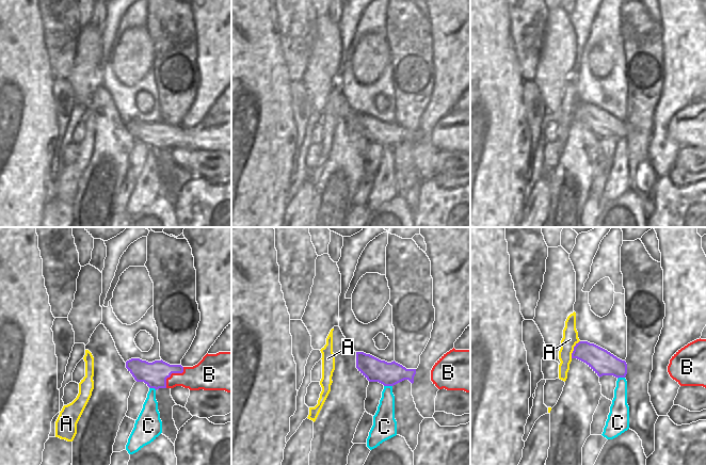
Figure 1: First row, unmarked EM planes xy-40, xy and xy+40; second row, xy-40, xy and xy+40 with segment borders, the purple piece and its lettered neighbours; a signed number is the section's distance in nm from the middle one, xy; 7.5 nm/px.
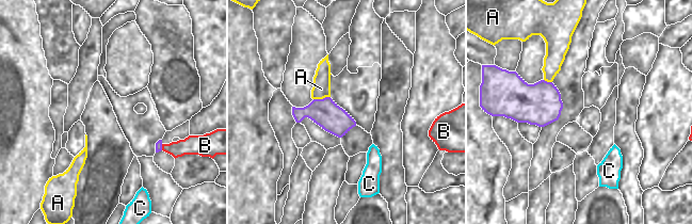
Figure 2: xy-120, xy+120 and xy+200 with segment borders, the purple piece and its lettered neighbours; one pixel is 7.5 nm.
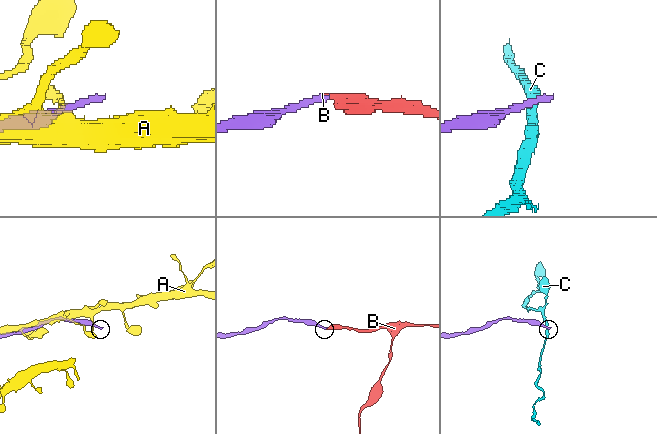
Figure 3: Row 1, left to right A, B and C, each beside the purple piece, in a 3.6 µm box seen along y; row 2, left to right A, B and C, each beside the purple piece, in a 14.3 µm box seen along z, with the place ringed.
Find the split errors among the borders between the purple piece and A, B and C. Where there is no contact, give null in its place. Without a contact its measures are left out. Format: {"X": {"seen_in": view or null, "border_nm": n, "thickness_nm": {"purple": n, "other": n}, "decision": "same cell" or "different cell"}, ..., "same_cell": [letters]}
{"A": {"seen_in": "xy+40", "border_nm": 150, "thickness_nm": {"purple": 180, "other": 120}, "decision": "different cell"}, "B": {"seen_in": "xy-40", "border_nm": 220, "thickness_nm": {"purple": 190, "other": 220}, "decision": "same cell"}, "C": {"seen_in": "xy", "border_nm": 60, "thickness_nm": {"purple": 180, "other": 150}, "decision": "different cell"}, "same_cell": ["B"]}

